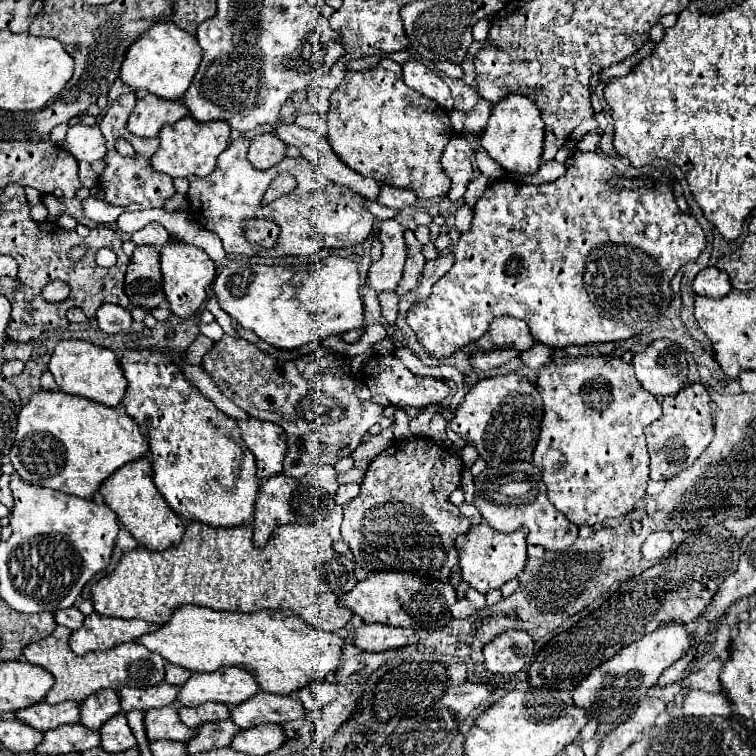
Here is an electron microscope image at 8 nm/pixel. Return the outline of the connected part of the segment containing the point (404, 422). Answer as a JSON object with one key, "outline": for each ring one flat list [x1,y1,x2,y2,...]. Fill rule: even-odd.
{"outline":[[401,406,395,408,393,434,395,434,397,440,401,440,401,438,409,438,409,436,411,436,411,430,409,430,409,416,407,416,407,412,405,412]]}

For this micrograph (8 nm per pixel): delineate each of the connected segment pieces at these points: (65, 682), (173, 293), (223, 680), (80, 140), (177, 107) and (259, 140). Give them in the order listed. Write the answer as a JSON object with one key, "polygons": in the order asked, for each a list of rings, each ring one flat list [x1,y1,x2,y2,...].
{"polygons":[[[57,626,55,632,35,644,29,644,23,650,23,656,27,662,41,666,49,670,55,678,53,688,47,692,45,702,49,704,59,704,63,700,77,700,83,702,89,694,101,690,101,688,113,688,121,690,123,686,157,686,165,678,165,660,147,650,143,644,119,644,107,652,89,652,87,656,77,656,69,648,69,632,64,626]],[[165,244,161,248,161,272,163,272,163,292,171,304,171,312,185,320,193,316,199,306,207,300,207,288,215,278,213,260,197,246,191,244]],[[229,666,215,672,195,672,191,680,181,686,177,700,187,708,205,702,223,702,227,706,235,706,243,700,249,700,257,690,259,686,251,680,249,672]],[[77,124,69,128,63,148,67,148,67,152,71,152,77,160,85,160,85,162,95,162,99,158,105,158,107,154,105,138,97,124,95,126]],[[143,96,137,100,129,120,127,130,135,136,155,138,165,124,175,124,177,120,189,116,179,100,163,100,159,96]],[[261,134,251,140,247,160,255,170,269,170,285,158,287,146,275,134]]]}

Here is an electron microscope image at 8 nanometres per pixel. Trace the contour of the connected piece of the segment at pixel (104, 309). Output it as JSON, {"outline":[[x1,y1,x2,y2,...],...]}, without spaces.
{"outline":[[103,304,97,312,97,324,99,324,99,330,107,334,121,334,129,330,129,326,133,324,133,318,131,318,131,312,123,310,119,304]]}

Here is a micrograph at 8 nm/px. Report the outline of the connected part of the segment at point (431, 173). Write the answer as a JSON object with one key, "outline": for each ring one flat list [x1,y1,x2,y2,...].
{"outline":[[383,58,369,70,347,72,341,86,331,94,331,108,327,112,329,144,349,168,365,178,375,178,395,188,409,188,423,200,445,196,451,188,451,178,441,166,443,148,451,136,449,126,449,116,443,112,443,108,435,100,429,100,407,88,403,82,401,66,389,58]]}

